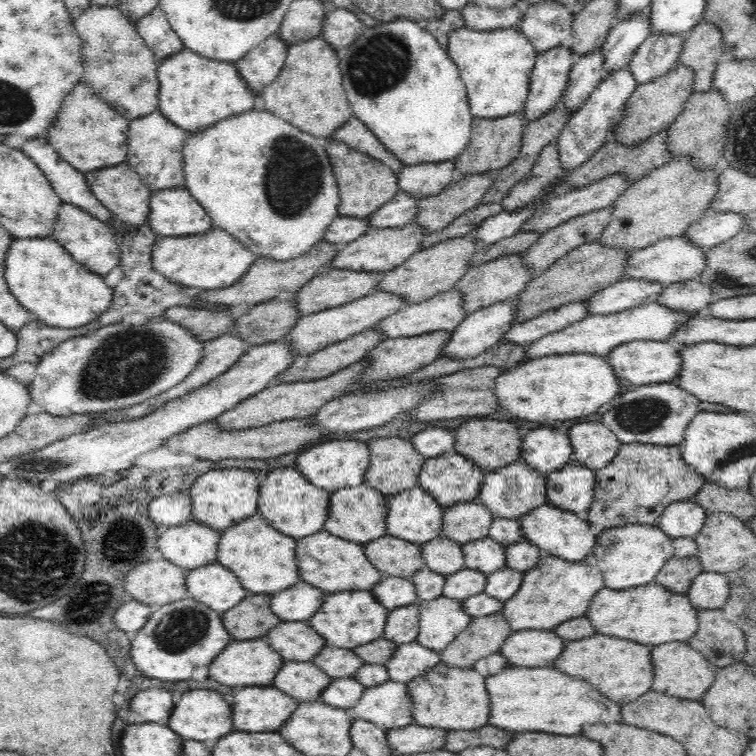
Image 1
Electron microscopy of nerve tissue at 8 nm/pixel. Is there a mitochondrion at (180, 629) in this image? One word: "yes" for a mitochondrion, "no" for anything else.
yes

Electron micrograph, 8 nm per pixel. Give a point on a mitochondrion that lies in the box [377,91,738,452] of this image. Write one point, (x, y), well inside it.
(638, 415)

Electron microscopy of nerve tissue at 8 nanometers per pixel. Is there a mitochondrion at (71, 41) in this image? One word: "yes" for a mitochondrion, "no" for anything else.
no

